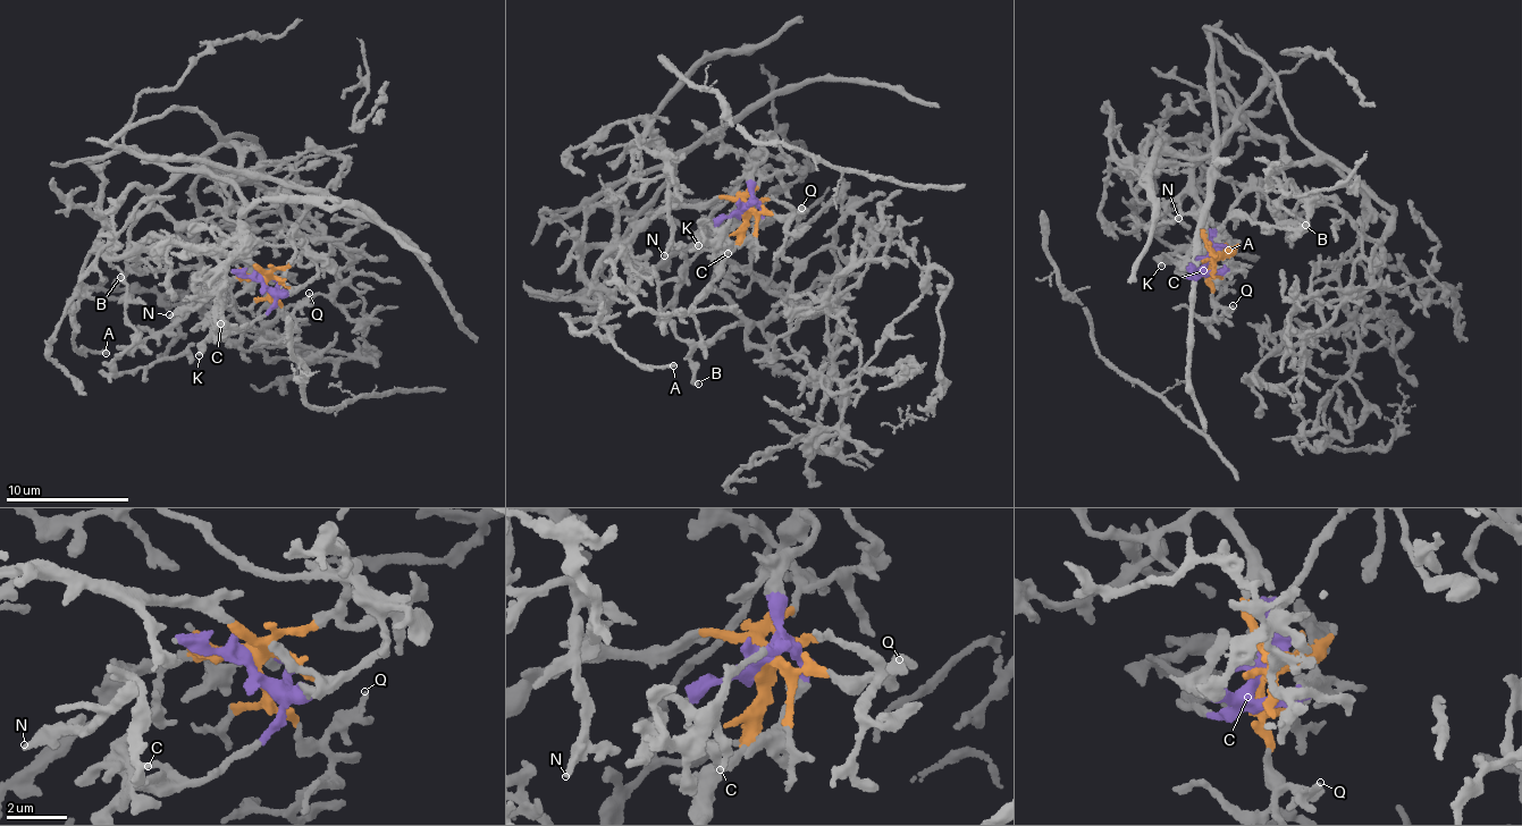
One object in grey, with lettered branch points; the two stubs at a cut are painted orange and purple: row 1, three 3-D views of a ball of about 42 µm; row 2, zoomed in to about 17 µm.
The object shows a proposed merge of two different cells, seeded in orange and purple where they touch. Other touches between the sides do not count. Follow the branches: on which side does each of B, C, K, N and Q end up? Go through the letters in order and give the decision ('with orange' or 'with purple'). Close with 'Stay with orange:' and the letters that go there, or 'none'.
B: with orange
C: with purple
K: with purple
N: with orange
Q: with orange
Stay with orange: B, N, Q

